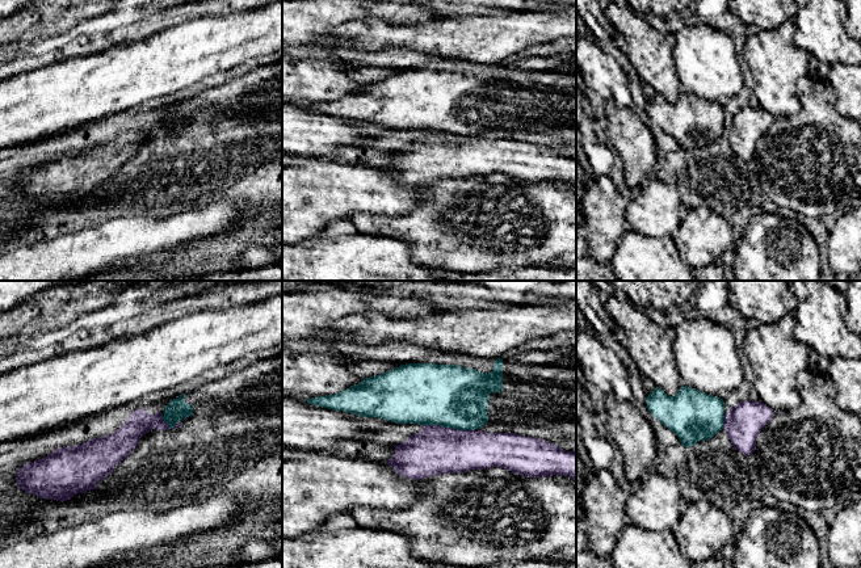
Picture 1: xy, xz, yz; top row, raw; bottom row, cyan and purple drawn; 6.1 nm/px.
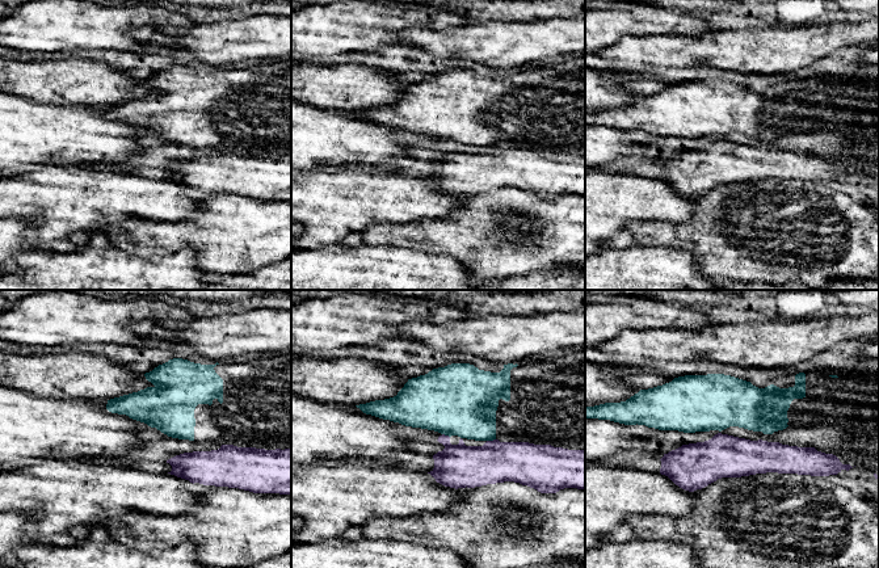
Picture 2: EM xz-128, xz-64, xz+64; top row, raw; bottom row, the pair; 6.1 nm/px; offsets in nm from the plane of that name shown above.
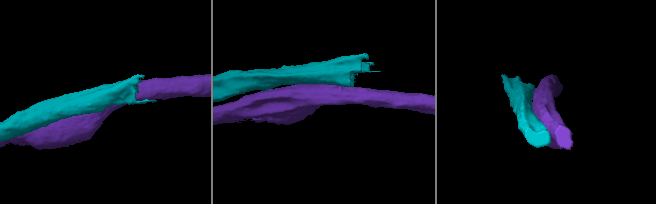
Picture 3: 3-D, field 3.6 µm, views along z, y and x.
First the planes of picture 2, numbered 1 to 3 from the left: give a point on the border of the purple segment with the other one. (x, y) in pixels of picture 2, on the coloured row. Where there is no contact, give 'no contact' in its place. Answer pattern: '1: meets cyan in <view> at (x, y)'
1: no contact
2: meets cyan in xz-64 at (491, 440)
3: no contact

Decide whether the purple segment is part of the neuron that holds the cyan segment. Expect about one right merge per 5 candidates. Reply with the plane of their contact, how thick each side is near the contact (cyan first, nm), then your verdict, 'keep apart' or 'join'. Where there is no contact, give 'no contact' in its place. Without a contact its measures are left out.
xz | 380/300 nm | keep apart

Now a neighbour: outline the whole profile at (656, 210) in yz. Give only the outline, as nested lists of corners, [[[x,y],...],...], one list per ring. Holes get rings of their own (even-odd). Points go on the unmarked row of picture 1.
[[[650,176],[642,188],[625,201],[629,228],[644,236],[672,236],[680,227],[685,207],[679,186]]]

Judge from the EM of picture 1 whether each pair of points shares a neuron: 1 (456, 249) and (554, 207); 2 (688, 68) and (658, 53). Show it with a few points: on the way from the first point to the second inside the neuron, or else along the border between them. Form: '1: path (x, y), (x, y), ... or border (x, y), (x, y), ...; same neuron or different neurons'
1: path (481, 238), (482, 232), (509, 209), (529, 209); same neuron
2: border (672, 47), (676, 78), (683, 91); different neurons

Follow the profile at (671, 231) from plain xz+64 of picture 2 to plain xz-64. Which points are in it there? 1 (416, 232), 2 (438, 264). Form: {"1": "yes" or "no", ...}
{"1": "yes", "2": "no"}

